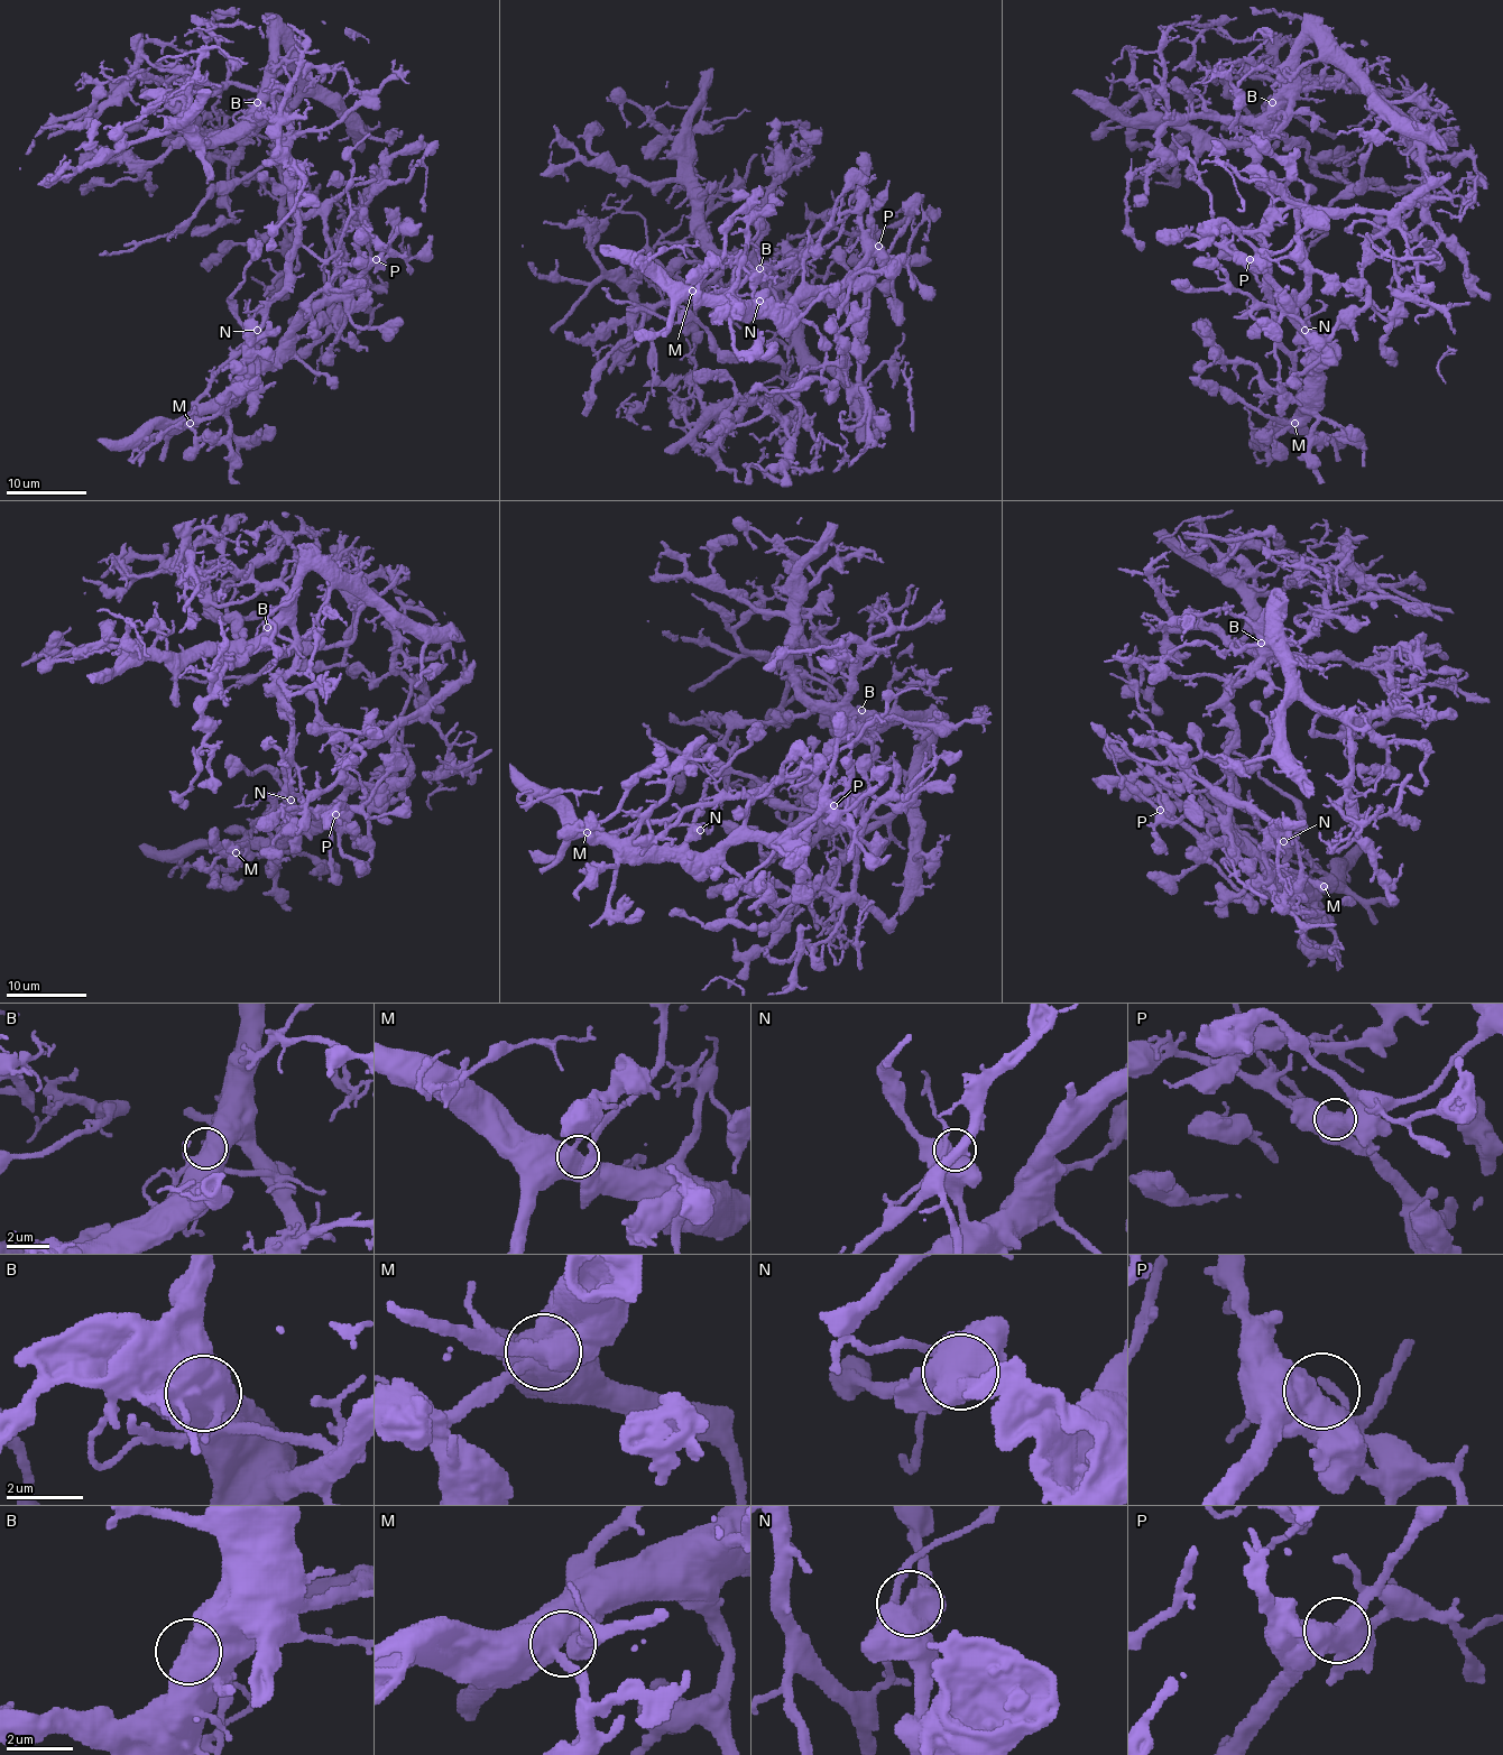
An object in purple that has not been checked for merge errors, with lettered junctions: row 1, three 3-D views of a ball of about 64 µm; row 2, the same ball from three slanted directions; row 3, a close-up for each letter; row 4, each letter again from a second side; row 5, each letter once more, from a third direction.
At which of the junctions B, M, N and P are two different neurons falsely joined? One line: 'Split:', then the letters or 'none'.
Split: none

